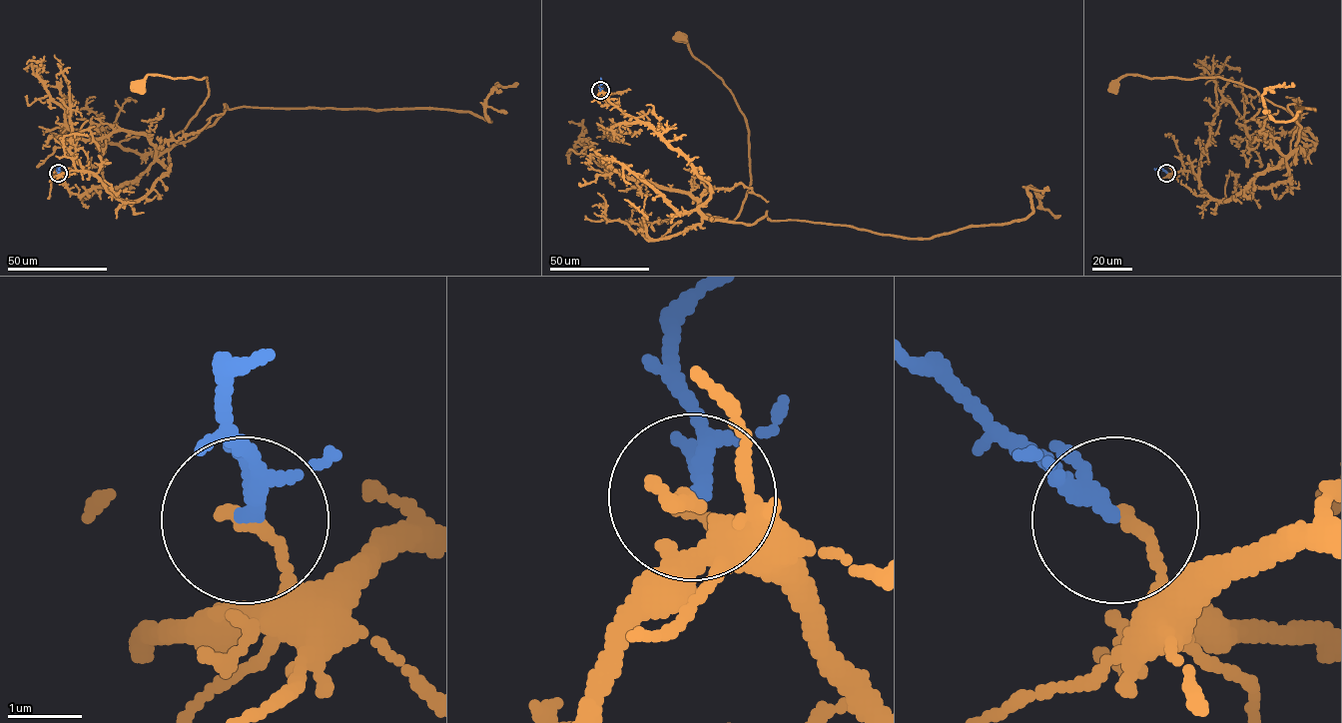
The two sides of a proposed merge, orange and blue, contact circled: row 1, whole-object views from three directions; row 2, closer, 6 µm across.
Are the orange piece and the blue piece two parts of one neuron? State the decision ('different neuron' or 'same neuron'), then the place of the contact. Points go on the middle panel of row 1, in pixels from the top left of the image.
different neuron | (600, 90)

